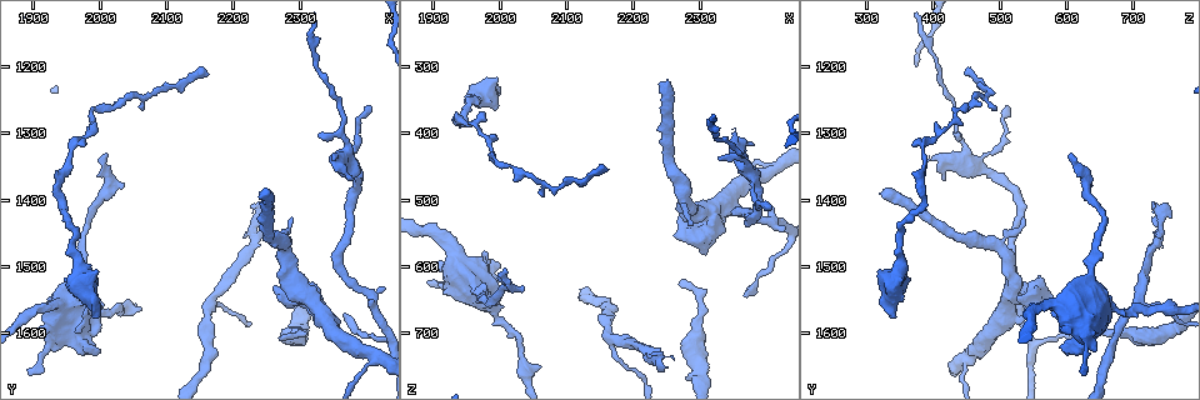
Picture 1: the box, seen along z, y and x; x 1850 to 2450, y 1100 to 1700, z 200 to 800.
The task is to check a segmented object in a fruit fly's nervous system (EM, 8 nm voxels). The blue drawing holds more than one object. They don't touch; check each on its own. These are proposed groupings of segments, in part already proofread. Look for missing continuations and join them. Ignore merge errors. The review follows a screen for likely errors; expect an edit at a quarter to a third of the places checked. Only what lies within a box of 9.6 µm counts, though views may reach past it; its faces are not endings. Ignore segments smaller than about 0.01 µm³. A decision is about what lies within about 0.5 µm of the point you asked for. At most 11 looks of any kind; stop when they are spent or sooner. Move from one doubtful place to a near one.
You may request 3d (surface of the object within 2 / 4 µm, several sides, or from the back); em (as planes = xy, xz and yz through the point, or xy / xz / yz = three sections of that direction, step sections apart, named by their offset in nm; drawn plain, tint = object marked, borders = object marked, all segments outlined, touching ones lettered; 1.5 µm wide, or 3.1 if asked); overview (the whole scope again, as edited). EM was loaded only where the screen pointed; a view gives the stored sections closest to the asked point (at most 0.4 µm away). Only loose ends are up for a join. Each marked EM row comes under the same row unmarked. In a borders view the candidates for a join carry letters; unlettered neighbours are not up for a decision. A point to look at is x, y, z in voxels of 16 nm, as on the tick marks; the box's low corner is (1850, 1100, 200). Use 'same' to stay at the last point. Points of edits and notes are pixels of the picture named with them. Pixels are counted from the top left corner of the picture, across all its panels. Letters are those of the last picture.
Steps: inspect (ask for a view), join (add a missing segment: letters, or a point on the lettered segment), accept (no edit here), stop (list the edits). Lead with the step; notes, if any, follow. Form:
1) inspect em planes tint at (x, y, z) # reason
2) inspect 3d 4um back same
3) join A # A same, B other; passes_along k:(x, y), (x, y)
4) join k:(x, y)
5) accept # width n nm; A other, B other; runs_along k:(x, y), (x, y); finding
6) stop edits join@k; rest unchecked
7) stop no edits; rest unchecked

inspect em xz step 4 borders at (2160, 1215, 460) # an open end

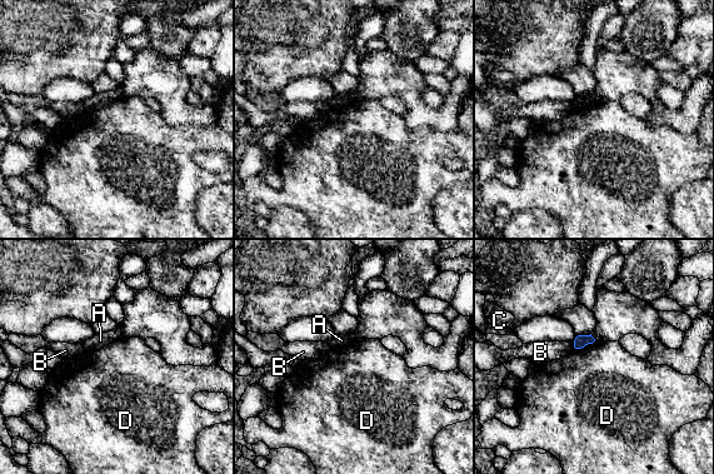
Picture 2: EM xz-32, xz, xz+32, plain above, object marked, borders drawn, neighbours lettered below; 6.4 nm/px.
inspect em planes borders same

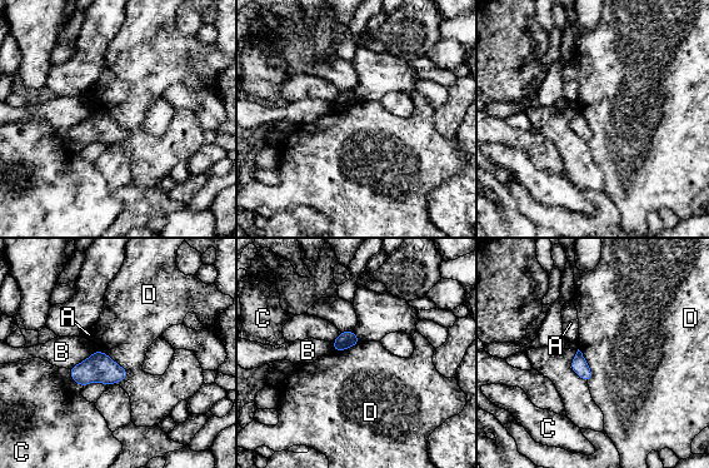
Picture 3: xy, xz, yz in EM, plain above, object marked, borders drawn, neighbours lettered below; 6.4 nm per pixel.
accept # A other, B other, C other, D other; border 3:(95, 349), (104, 350), (129, 374); no lettered segment goes on from it

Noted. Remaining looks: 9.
inspect em planes borders at (2330, 1305, 430) # tapers out

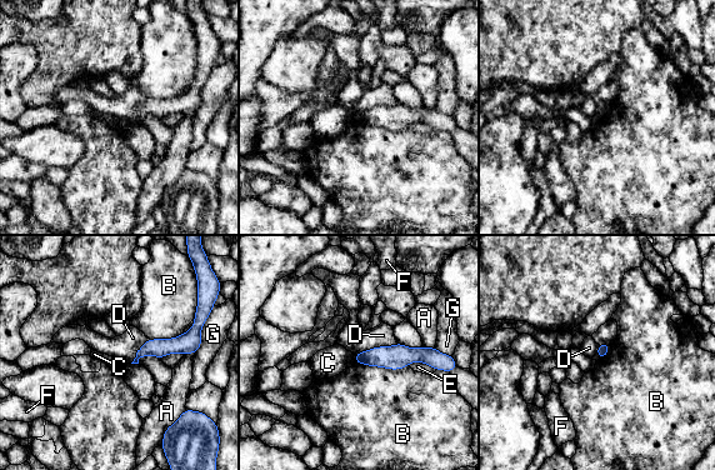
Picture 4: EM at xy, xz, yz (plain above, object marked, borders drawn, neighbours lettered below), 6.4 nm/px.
accept # longest_contact B 340 nm; A other, B other, C other, D other, E other, F other, G other; border 4:(396, 341), (354, 354); no lettered segment goes on from it

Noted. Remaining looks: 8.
inspect em yz step 8 borders at (2275, 1605, 620) # branch stops here

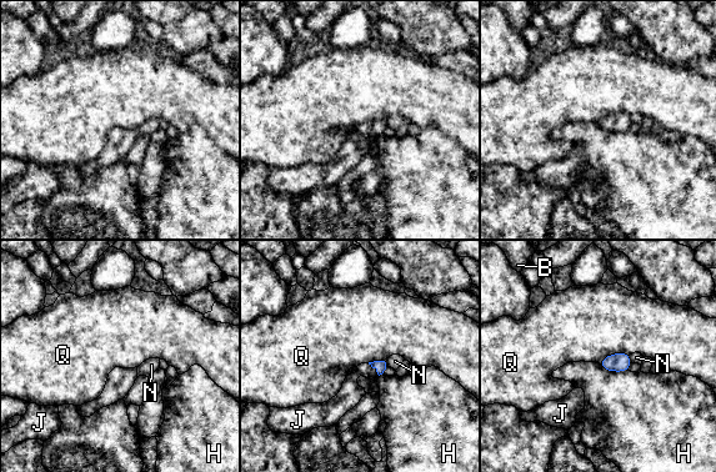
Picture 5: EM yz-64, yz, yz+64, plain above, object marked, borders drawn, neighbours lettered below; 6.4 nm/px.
join J # B other, H other, J same, N other, Q other; the neuron continues

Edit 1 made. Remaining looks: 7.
inspect overview

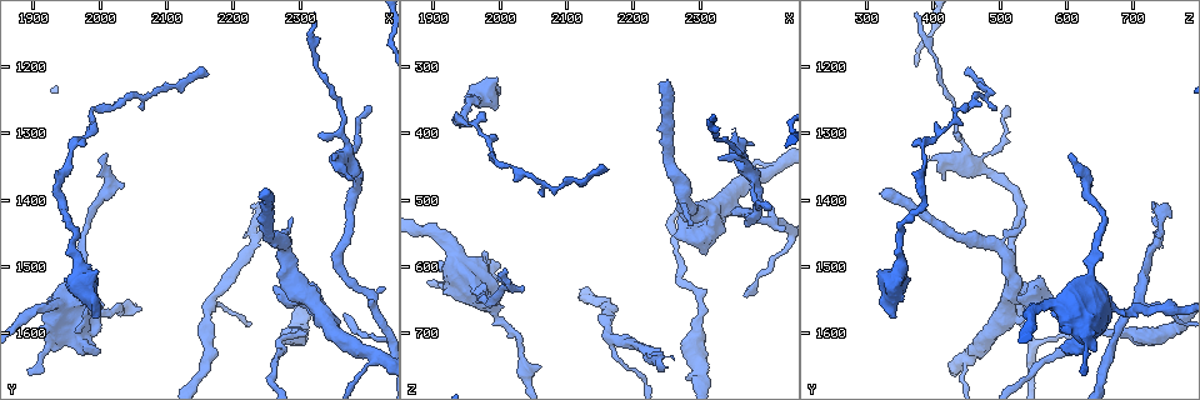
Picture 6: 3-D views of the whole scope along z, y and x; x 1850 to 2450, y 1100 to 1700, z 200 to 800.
inspect 3d 4um at (1895, 1660, 620) # branch stops here

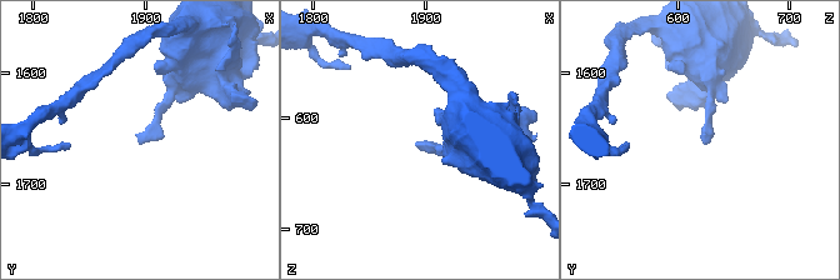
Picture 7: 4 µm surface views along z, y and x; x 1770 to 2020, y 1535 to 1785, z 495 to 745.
inspect em yz step 4 tint at (1894, 1660, 624)

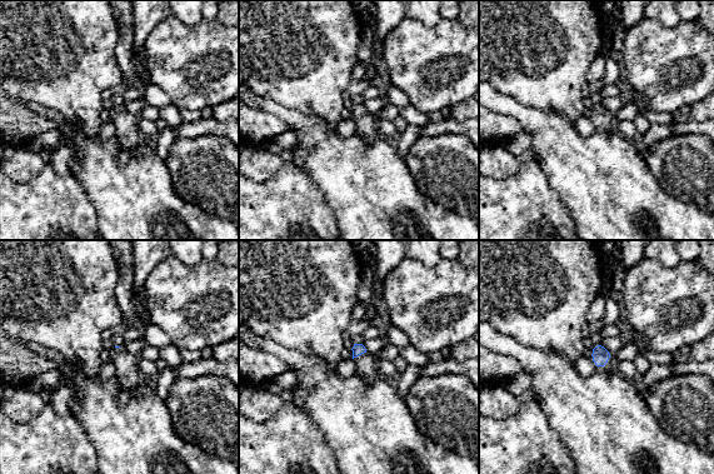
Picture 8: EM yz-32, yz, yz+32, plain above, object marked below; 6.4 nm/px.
inspect em planes borders same

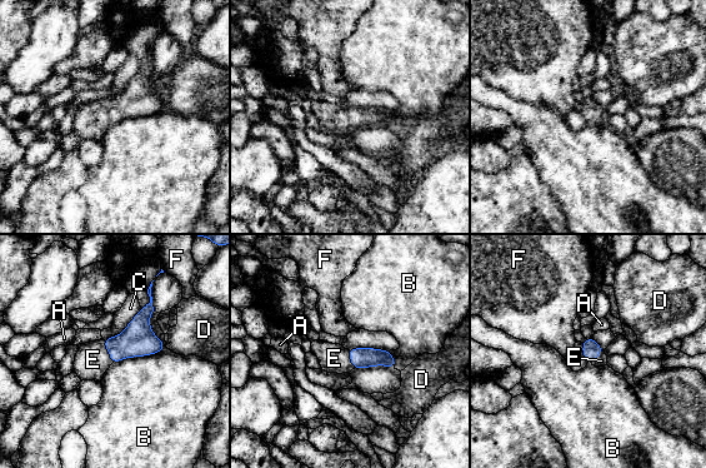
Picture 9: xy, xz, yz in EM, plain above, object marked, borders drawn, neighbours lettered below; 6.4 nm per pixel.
join E # A other, B other, C other, D other, E same, F other; passes_along 9:(138, 339), (108, 350), (93, 359); the neuron continues

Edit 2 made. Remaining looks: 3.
stop edits join@5, join@9; rest unchecked

